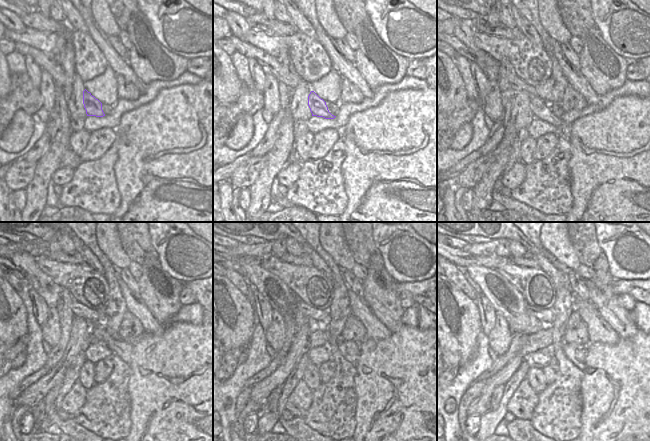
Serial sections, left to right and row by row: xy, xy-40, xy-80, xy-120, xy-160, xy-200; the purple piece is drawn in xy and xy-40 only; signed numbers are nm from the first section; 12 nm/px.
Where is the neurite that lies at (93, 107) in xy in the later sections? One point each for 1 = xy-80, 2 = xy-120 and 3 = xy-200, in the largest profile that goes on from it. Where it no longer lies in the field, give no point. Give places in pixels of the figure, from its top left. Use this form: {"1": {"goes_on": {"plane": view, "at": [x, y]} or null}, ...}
{"1": {"goes_on": {"plane": "xy-80", "at": [541, 108]}}, "2": {"goes_on": {"plane": "xy-120", "at": [123, 349]}}, "3": {"goes_on": {"plane": "xy-200", "at": [577, 353]}}}

